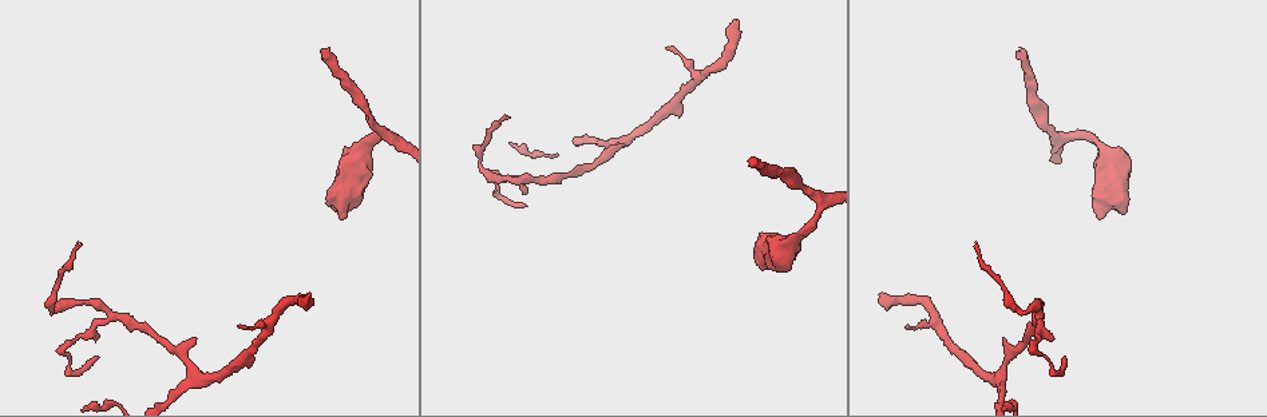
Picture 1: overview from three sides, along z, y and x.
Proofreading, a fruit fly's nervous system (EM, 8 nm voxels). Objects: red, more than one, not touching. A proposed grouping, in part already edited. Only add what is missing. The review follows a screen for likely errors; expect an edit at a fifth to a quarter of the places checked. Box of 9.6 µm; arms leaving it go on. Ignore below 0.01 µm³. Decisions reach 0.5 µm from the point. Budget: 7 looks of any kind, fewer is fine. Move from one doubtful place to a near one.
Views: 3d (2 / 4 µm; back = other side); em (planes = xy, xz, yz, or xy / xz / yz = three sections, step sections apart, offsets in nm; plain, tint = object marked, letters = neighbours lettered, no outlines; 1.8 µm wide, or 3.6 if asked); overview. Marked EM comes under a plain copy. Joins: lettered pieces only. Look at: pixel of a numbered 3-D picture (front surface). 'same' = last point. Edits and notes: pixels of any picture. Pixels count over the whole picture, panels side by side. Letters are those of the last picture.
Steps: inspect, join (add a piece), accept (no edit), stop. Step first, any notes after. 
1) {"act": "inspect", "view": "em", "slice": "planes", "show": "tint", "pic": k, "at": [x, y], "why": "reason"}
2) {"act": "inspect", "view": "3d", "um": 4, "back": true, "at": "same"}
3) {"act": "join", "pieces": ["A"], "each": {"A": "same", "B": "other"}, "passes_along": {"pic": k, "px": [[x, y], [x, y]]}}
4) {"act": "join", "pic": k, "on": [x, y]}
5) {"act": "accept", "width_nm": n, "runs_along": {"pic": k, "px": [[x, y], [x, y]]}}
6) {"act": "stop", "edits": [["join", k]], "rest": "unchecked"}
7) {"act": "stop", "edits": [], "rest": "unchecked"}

{"act": "inspect", "view": "em", "um": 3.6, "slice": "yz", "step": 4, "show": "tint", "pic": 1, "at": [908, 326], "why": "free end"}

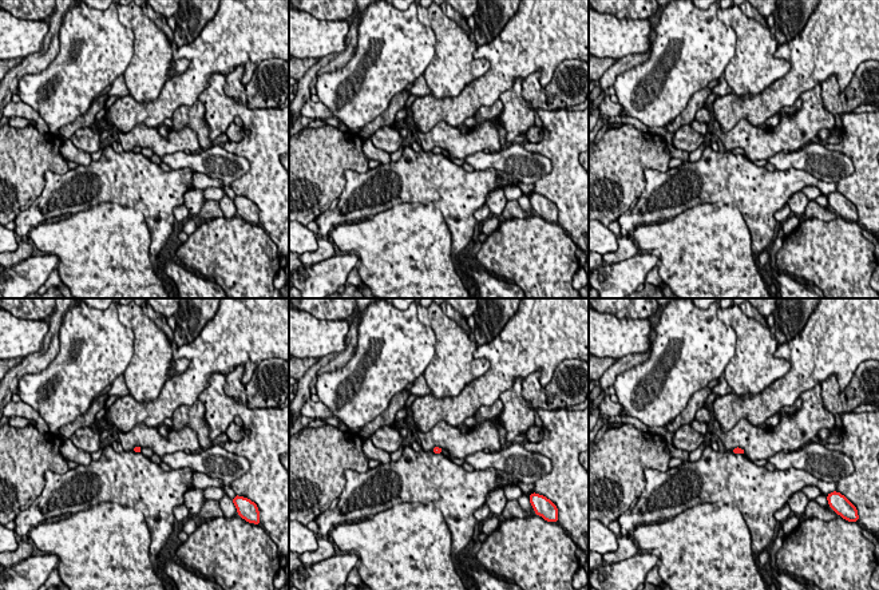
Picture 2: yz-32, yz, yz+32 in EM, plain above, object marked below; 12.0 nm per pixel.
{"act": "inspect", "view": "em", "um": 3.6, "slice": "planes", "show": "letters", "at": "same"}

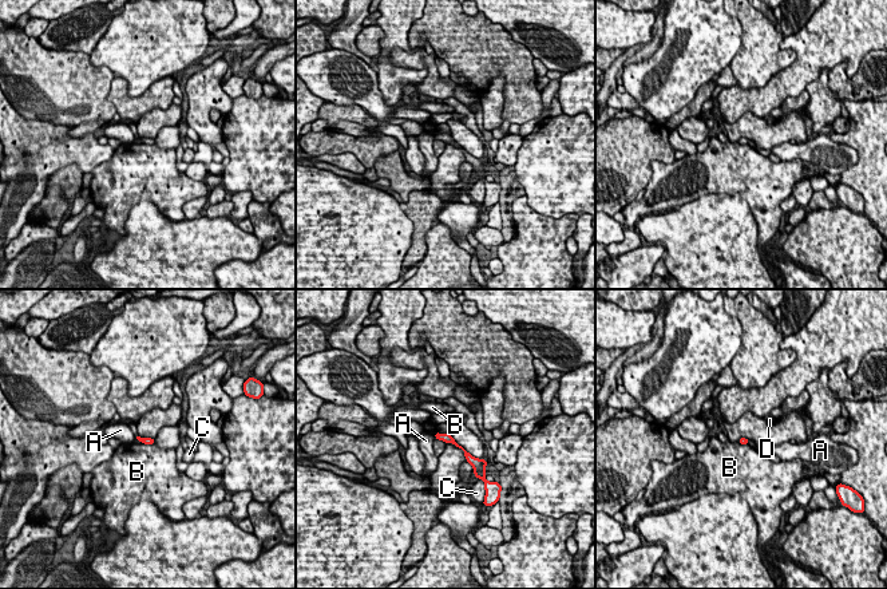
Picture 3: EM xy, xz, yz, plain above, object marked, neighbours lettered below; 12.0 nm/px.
{"act": "accept", "each": {"A": "other", "B": "other", "C": "other", "D": "other"}, "runs_along": {"pic": 3, "px": [[438, 435], [458, 445], [475, 466]]}, "found": "no lettered piece goes on from it"}

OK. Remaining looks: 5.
{"act": "inspect", "view": "em", "slice": "yz", "step": 16, "show": "letters", "pic": 1, "at": [1021, 50]}

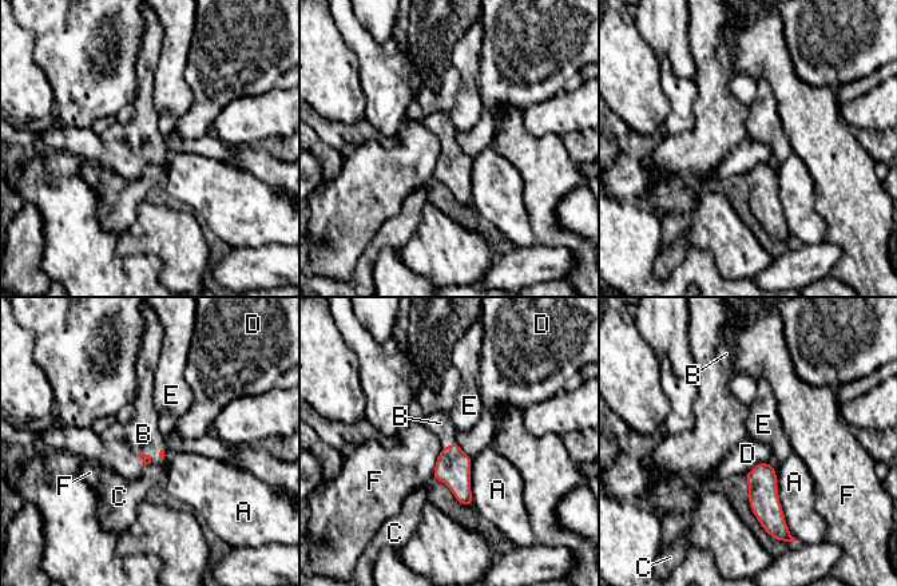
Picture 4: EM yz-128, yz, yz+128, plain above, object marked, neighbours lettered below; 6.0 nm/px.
{"act": "join", "pieces": ["B"], "each": {"A": "other", "B": "same", "C": "other", "D": "other", "E": "other", "F": "other"}, "passes_along": {"pic": 4, "px": [[452, 468], [449, 446], [440, 423]]}, "found": "the cell continues"}

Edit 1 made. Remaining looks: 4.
{"act": "stop", "edits": [["join", 4]], "rest": "unchecked"}

